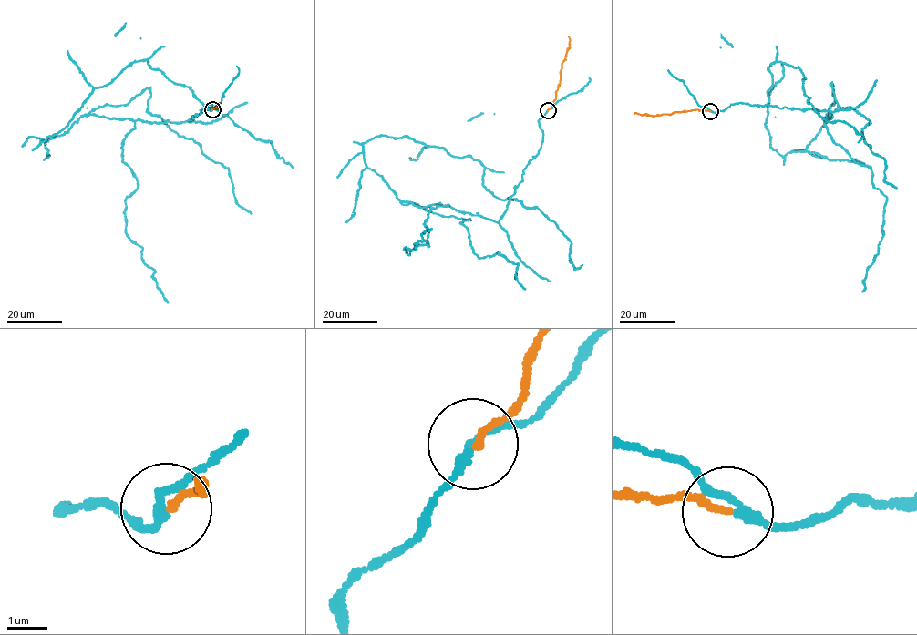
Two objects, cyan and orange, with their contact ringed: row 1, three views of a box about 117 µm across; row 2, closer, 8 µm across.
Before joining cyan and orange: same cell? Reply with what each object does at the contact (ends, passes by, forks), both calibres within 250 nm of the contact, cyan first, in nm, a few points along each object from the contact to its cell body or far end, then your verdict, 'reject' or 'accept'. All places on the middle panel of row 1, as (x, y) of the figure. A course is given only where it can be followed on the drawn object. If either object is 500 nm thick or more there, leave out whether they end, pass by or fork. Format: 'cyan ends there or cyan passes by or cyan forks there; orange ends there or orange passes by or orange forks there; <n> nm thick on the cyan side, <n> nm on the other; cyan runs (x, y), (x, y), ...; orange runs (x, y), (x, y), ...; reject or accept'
cyan passes by; orange ends there; 180 nm thick on the cyan side, 170 nm on the other; cyan runs (547, 110), (498, 222), (400, 200), (365, 161), (384, 136), (470, 156), (582, 264); orange runs (547, 109), (555, 98), (561, 63), (569, 47), (568, 36); reject

